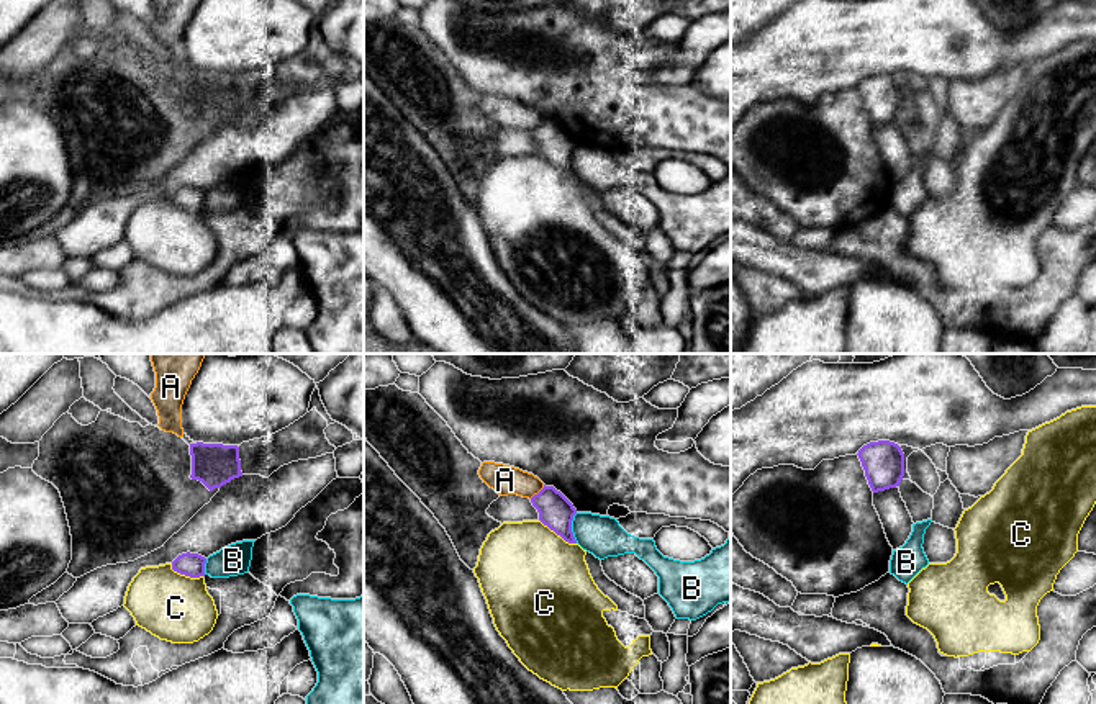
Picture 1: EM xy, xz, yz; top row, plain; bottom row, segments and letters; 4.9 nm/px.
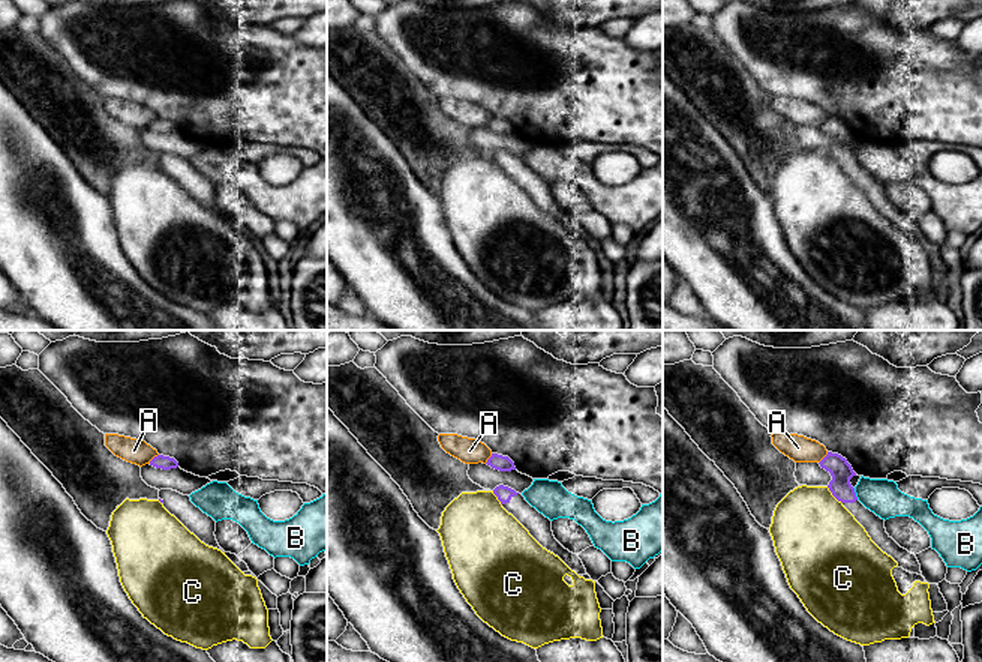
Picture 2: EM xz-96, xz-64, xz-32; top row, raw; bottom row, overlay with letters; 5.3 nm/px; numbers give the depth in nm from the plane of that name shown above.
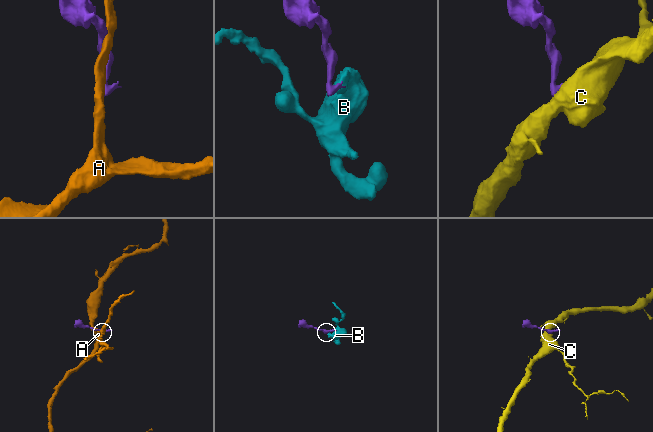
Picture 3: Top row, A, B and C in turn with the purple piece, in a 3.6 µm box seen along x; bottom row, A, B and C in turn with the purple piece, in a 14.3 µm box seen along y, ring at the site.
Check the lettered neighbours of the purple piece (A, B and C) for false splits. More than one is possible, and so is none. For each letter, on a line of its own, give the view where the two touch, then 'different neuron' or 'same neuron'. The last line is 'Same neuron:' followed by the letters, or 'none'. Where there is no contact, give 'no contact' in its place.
A: meets purple in xz; different neuron
B: meets purple in xz; different neuron
C: meets purple in xz; different neuron
Same neuron: none

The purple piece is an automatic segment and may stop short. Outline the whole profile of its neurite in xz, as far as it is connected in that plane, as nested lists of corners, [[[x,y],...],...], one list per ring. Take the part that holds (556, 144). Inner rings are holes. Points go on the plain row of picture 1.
[[[546,120],[531,131],[539,146],[539,154],[568,177],[577,177],[572,165],[572,154],[577,147],[573,138],[554,120]]]

